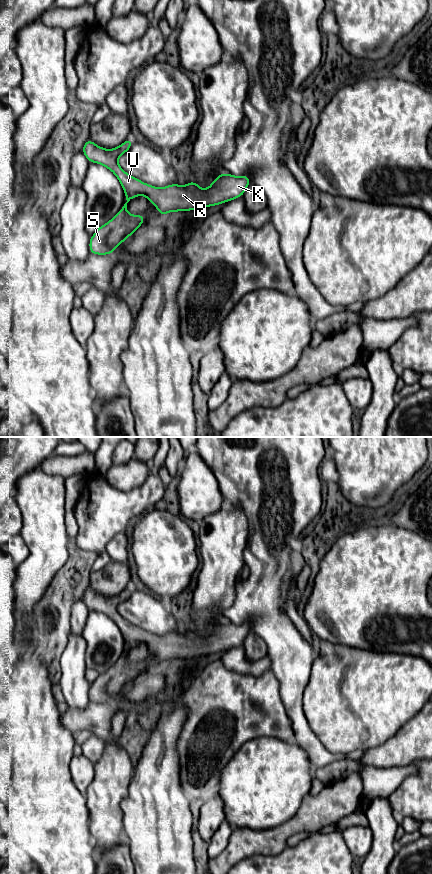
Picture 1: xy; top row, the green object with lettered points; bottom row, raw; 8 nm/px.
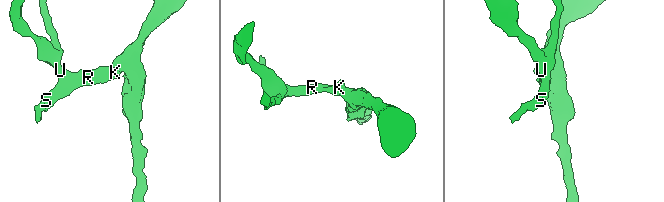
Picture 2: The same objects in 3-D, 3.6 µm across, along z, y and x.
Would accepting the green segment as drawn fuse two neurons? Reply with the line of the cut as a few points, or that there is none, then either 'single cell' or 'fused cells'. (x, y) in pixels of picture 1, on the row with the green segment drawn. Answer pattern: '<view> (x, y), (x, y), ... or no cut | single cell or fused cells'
no cut | single cell

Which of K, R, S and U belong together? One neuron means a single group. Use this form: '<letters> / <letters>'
K R S U

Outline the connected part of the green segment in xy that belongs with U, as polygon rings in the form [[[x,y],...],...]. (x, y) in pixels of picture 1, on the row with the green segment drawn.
[[[131,138],[125,140],[121,145],[113,149],[105,149],[96,145],[91,139],[88,139],[82,148],[82,152],[85,157],[91,163],[97,163],[105,166],[112,171],[119,180],[127,202],[119,210],[119,212],[110,219],[106,224],[101,225],[90,237],[89,251],[95,255],[108,255],[114,254],[117,246],[123,243],[128,237],[130,237],[144,222],[144,215],[131,215],[127,212],[127,203],[137,197],[143,195],[147,198],[158,210],[159,214],[165,216],[169,212],[180,211],[192,211],[199,210],[204,207],[211,207],[227,203],[230,200],[235,200],[242,197],[247,187],[251,184],[251,180],[248,175],[234,176],[230,173],[218,174],[217,178],[211,182],[211,186],[203,190],[195,181],[191,181],[185,186],[179,184],[169,184],[163,188],[157,188],[155,186],[144,183],[143,181],[131,176],[125,172],[118,164],[118,158],[129,151],[133,144]]]

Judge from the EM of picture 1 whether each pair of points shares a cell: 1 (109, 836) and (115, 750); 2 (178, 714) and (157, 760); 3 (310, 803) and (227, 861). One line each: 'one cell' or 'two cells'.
1: one cell
2: one cell
3: one cell

